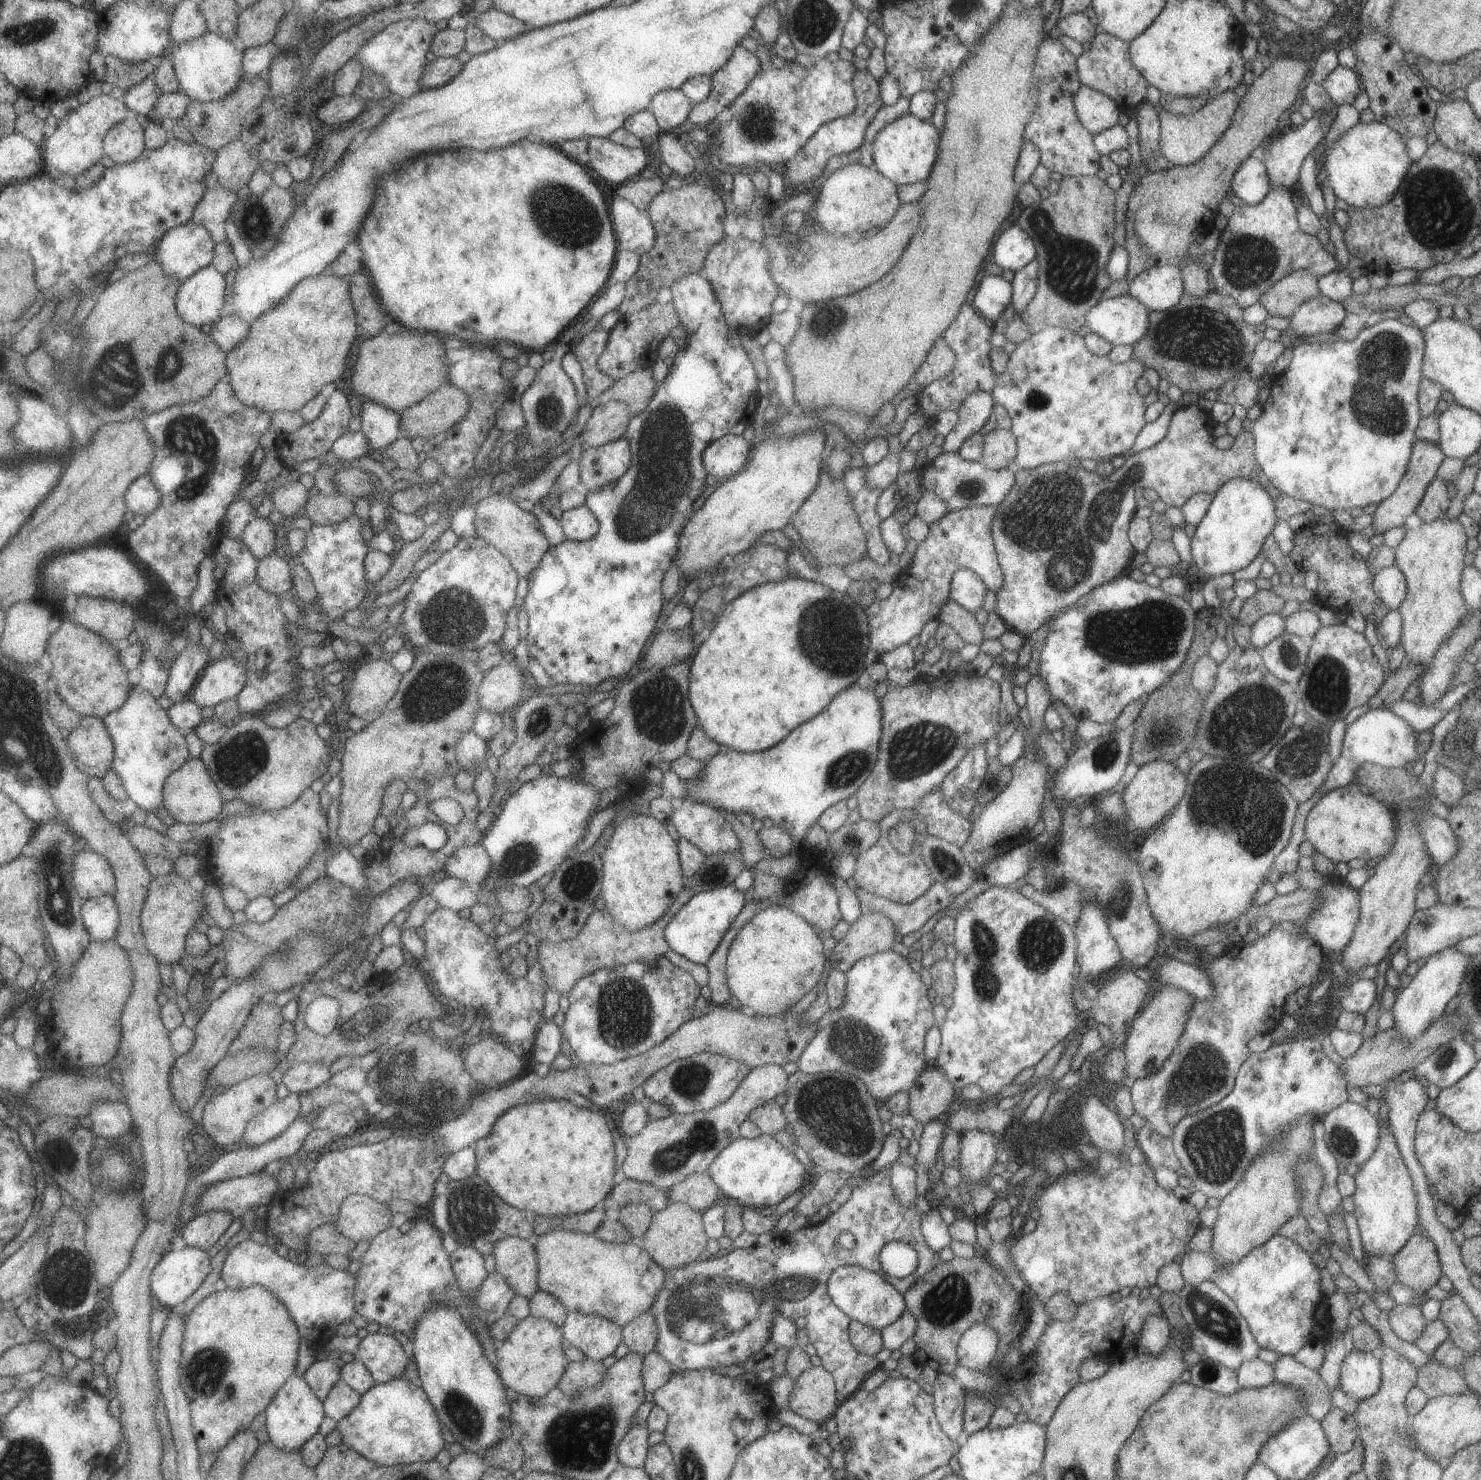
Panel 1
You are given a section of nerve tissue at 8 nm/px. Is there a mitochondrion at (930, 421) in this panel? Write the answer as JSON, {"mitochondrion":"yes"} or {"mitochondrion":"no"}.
{"mitochondrion":"no"}

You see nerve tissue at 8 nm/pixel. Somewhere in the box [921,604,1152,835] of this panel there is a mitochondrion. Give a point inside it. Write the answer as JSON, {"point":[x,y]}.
{"point":[1107,753]}

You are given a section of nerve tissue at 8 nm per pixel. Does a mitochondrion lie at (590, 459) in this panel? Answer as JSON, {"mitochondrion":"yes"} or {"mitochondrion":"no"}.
{"mitochondrion":"no"}

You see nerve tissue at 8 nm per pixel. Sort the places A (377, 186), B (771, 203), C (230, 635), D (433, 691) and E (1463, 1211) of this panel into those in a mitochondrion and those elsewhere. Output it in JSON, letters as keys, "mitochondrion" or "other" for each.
{"A":"other","B":"other","C":"other","D":"mitochondrion","E":"other"}

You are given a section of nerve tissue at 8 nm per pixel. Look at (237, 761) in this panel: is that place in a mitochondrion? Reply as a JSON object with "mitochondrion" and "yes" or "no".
{"mitochondrion":"yes"}

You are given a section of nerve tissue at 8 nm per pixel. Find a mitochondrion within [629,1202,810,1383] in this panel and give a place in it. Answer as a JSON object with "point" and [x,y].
{"point":[690,1311]}

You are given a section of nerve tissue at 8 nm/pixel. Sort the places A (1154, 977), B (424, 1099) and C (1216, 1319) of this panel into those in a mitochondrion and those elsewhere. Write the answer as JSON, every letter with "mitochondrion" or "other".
{"A":"other","B":"mitochondrion","C":"mitochondrion"}

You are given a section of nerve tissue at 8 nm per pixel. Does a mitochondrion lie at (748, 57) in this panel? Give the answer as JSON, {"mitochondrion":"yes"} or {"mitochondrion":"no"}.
{"mitochondrion":"no"}

